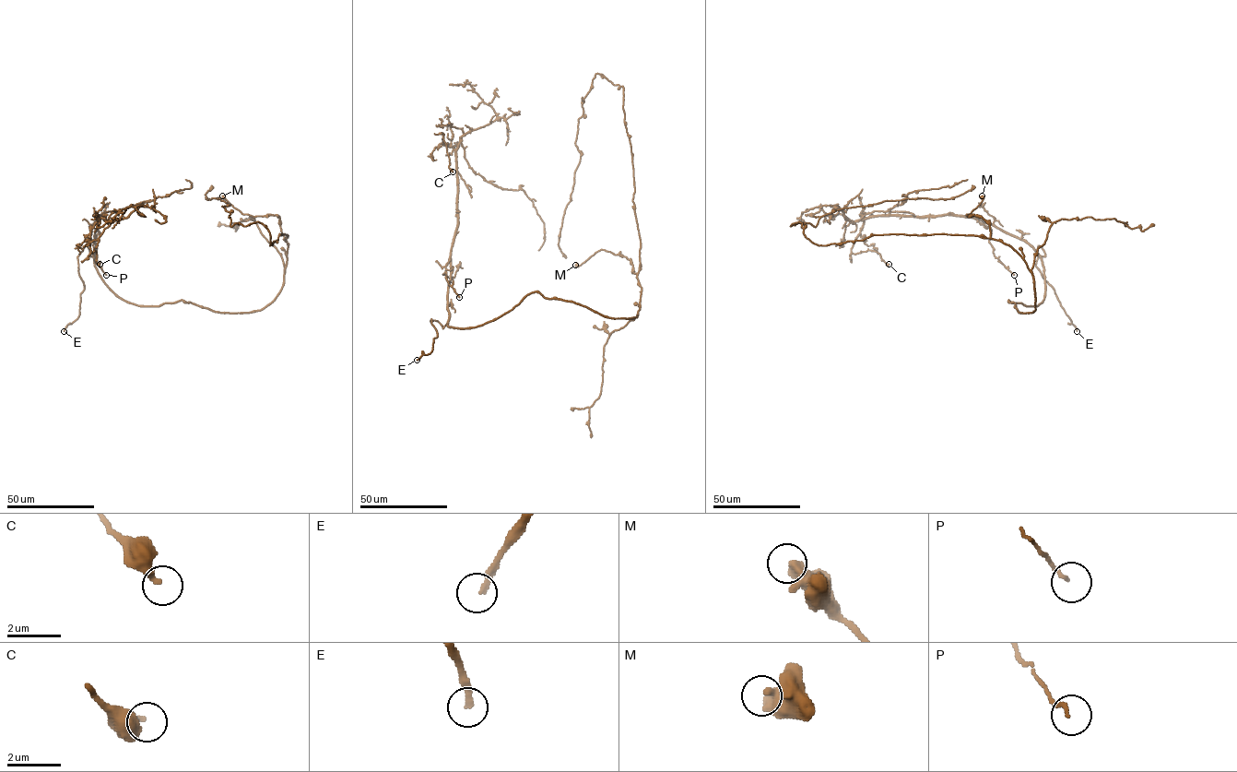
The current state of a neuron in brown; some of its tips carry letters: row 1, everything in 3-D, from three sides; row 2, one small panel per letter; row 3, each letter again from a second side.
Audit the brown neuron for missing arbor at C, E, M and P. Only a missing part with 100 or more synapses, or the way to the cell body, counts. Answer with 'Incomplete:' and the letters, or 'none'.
Incomplete: E

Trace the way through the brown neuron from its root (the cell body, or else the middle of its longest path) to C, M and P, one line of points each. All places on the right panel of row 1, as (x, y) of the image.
C: (1032, 312), (1008, 300), (1043, 300), (1041, 255), (977, 218), (867, 217), (851, 252), (876, 251), (889, 264)
M: (1032, 312), (1033, 276), (1024, 260), (993, 239), (982, 217), (967, 215), (982, 195)
P: (1032, 312), (1008, 300), (1043, 300), (1041, 255), (976, 218), (1014, 275)

